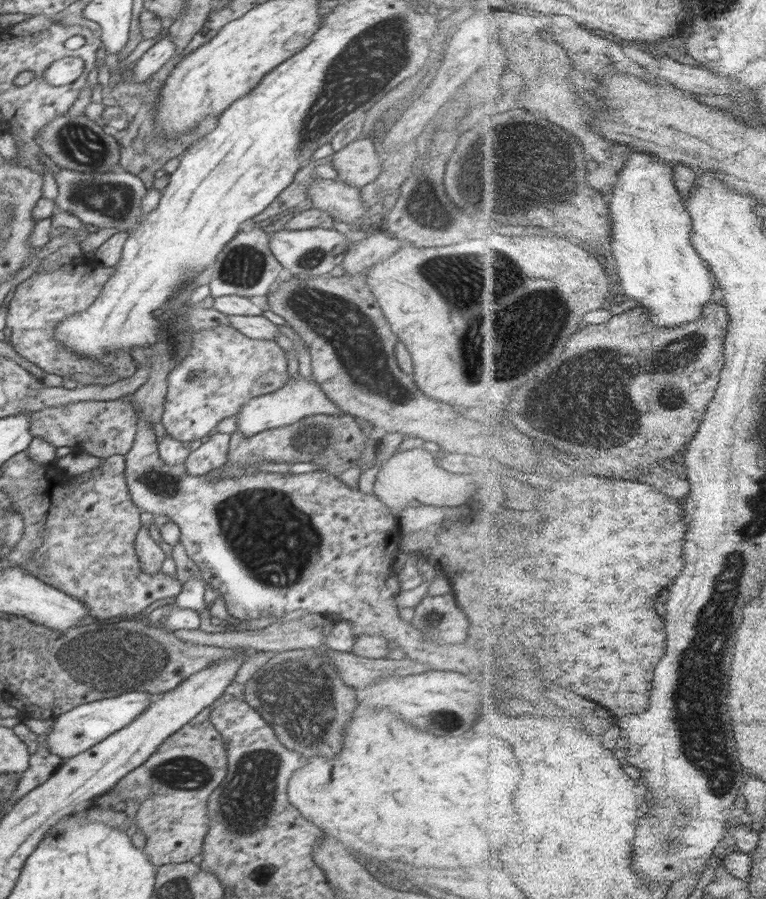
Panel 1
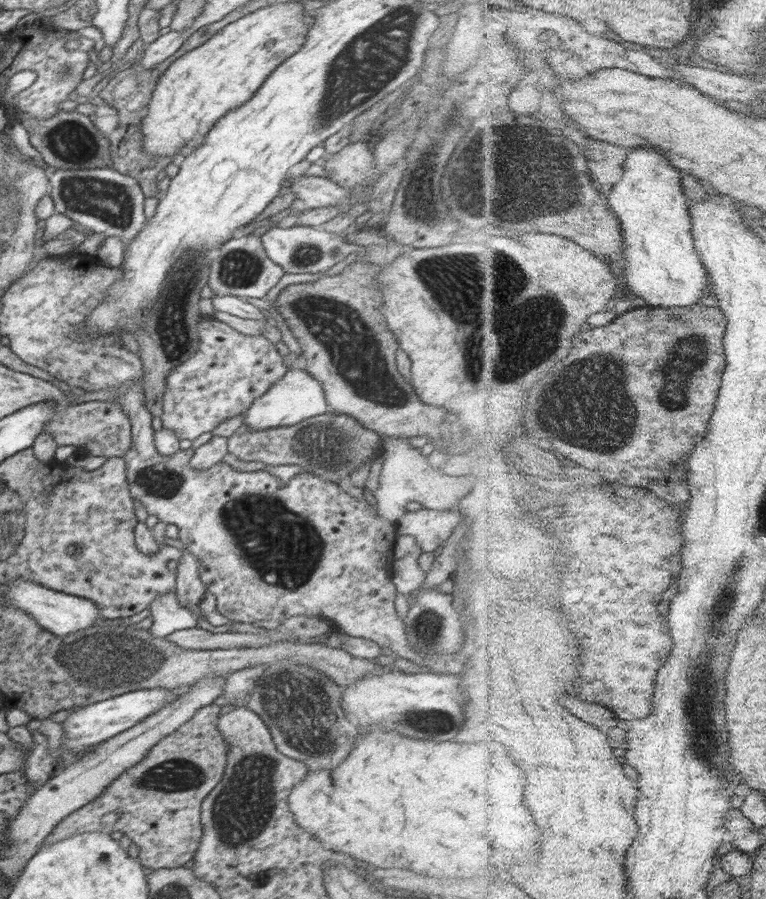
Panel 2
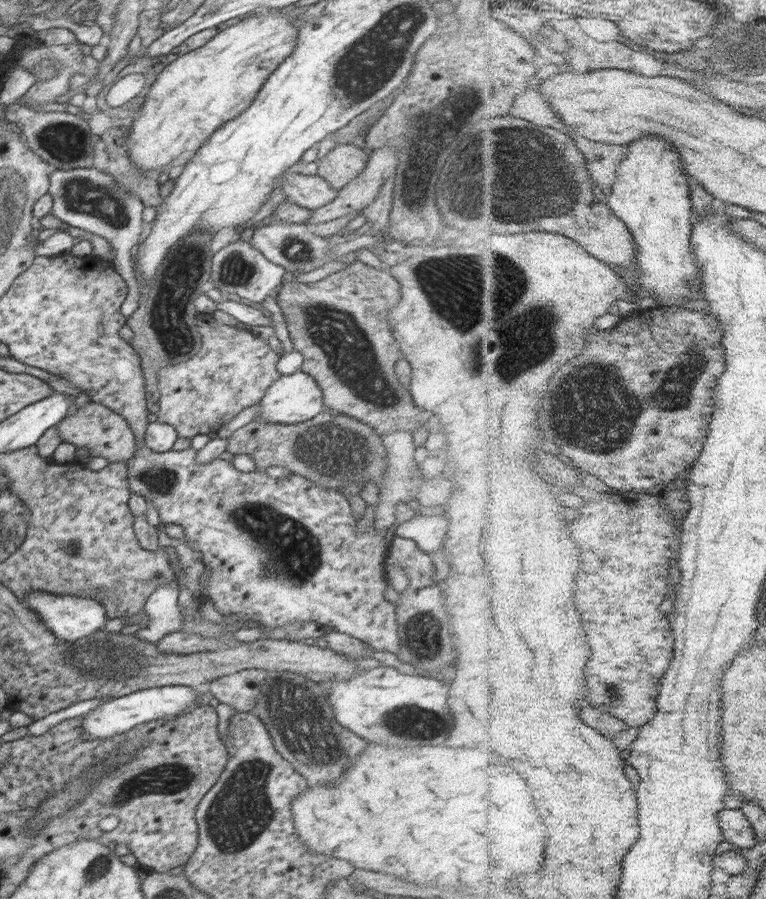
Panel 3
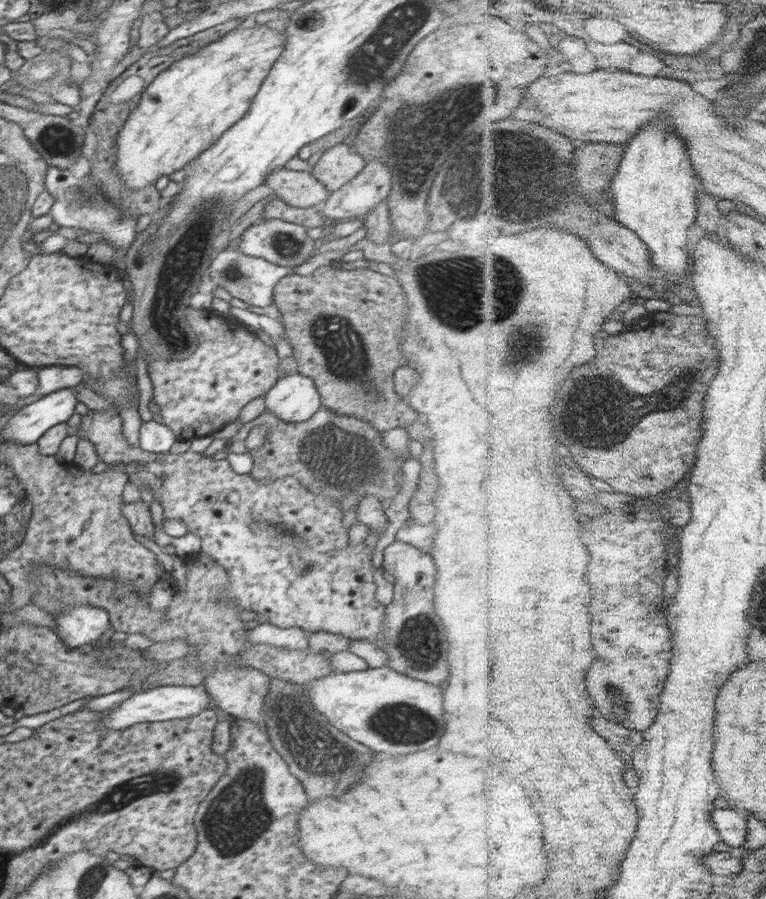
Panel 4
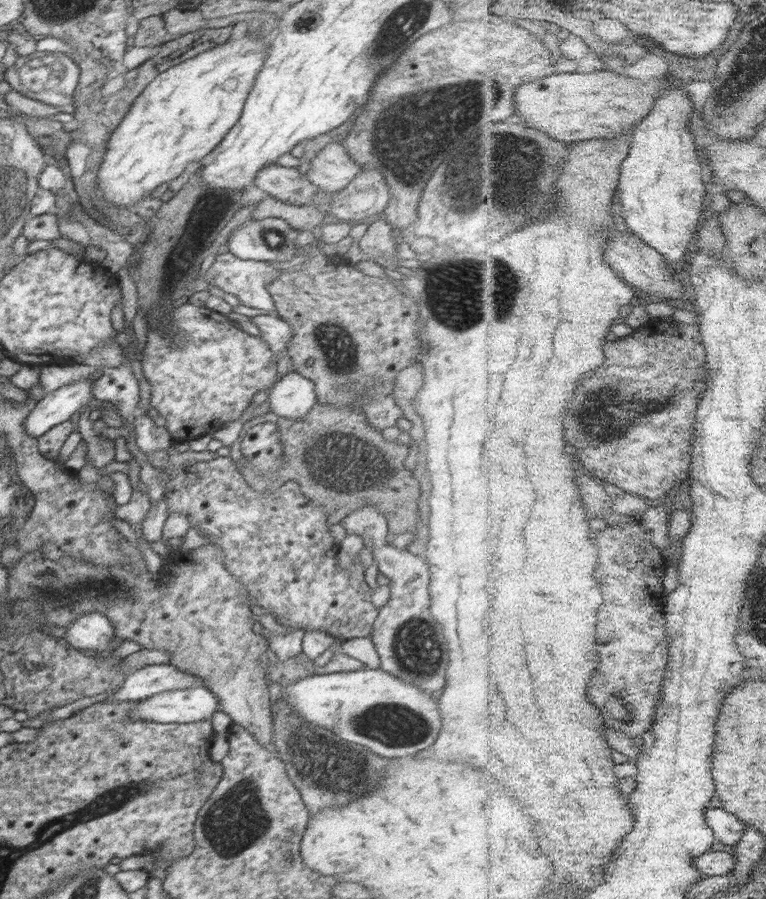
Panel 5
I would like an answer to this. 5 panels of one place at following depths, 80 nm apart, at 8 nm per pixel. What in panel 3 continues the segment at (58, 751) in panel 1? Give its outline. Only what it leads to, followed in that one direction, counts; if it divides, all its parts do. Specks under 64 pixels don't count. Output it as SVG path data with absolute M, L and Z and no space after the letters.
M168 685L141 689L132 693L124 693L121 697L114 697L110 701L105 701L98 708L88 712L81 718L82 736L90 736L90 739L110 739L115 734L129 731L137 724L148 721L161 721L164 718L171 720L177 714L183 714L187 710L192 711L199 700L199 693L193 687Z

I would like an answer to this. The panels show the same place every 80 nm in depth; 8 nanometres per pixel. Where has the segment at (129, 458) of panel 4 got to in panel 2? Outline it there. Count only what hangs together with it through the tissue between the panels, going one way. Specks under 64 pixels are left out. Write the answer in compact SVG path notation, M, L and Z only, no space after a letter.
M88 401L77 405L66 406L59 409L57 415L45 424L43 432L49 432L58 446L81 446L91 447L96 455L105 458L124 458L132 444L131 441L131 422L128 415L121 409L115 401Z

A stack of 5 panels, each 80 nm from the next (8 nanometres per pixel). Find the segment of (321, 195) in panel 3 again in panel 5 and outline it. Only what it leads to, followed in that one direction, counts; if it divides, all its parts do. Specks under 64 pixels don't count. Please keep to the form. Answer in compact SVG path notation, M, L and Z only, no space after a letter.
M277 162L266 165L256 173L254 186L294 205L312 203L316 190L320 189L300 174L298 168L284 167Z

